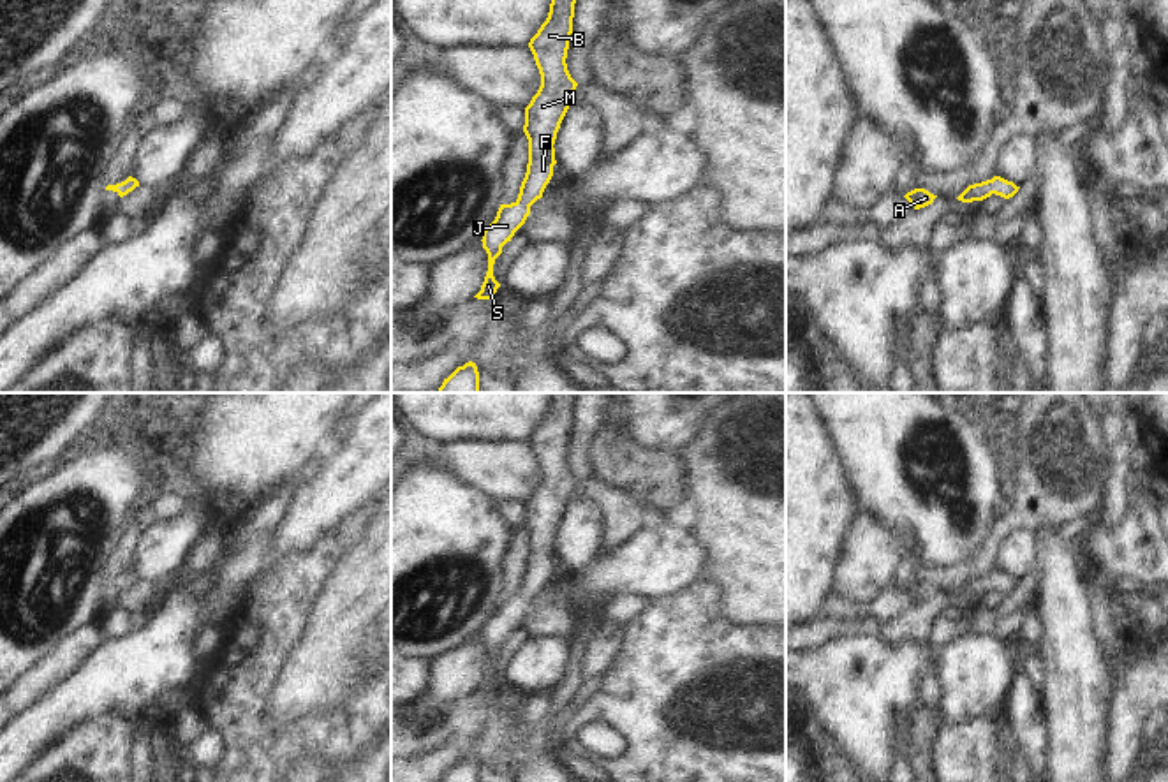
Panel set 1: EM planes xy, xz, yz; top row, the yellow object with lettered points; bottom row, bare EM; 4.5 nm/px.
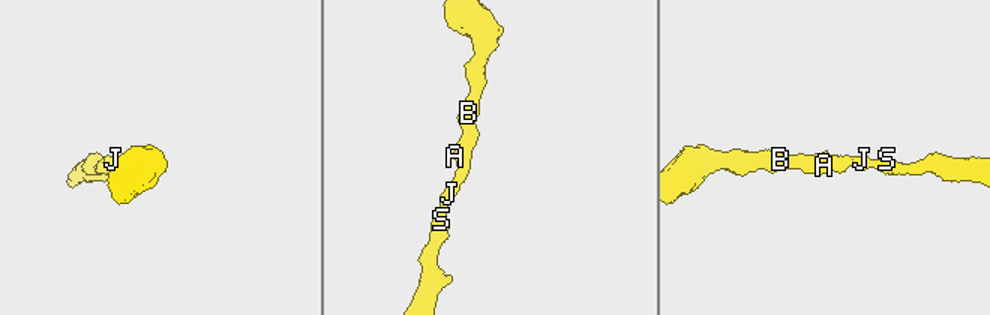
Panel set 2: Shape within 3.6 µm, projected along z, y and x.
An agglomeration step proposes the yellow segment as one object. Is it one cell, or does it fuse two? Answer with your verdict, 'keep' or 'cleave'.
keep

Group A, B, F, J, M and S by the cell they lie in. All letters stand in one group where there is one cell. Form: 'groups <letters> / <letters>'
groups A B F J M S

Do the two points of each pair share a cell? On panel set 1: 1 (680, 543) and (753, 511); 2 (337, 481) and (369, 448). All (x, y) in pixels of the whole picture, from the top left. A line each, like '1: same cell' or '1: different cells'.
1: different cells
2: same cell

